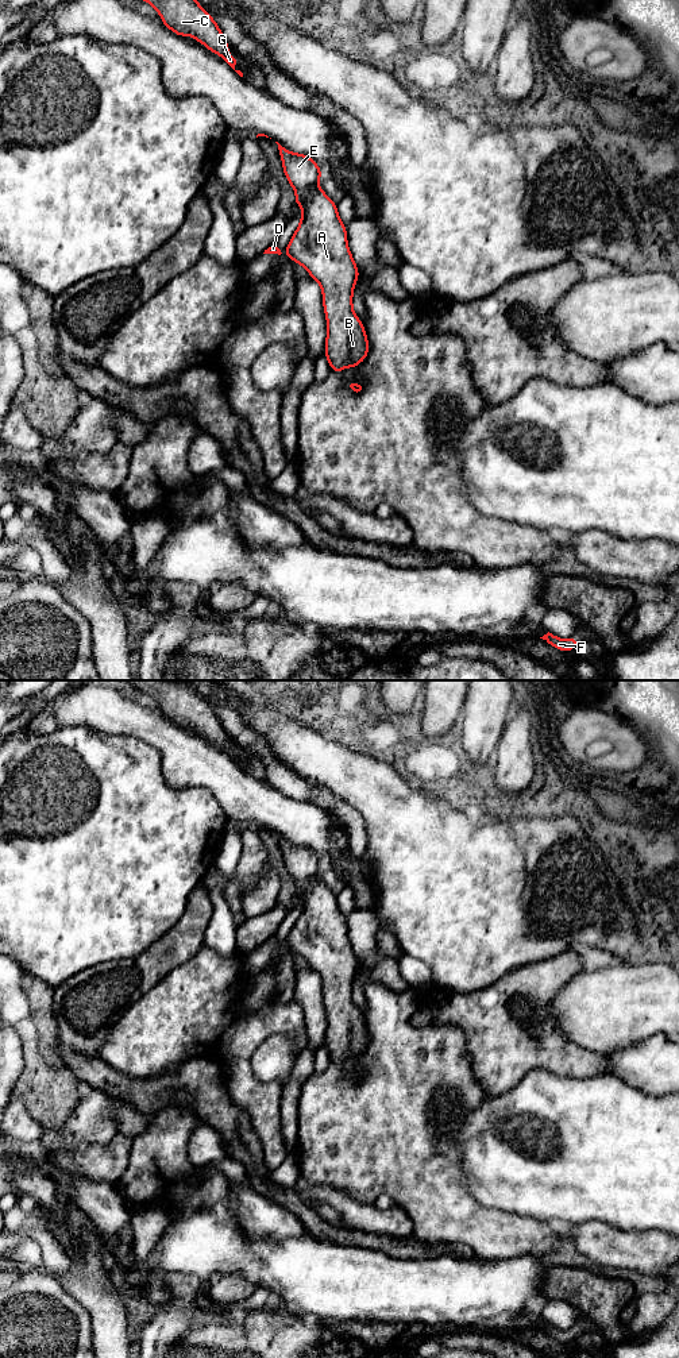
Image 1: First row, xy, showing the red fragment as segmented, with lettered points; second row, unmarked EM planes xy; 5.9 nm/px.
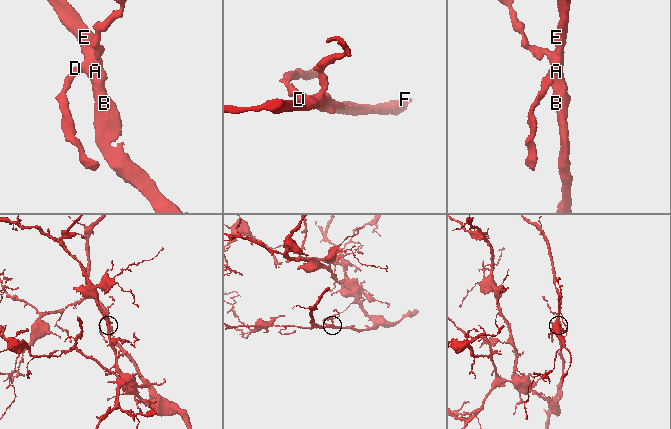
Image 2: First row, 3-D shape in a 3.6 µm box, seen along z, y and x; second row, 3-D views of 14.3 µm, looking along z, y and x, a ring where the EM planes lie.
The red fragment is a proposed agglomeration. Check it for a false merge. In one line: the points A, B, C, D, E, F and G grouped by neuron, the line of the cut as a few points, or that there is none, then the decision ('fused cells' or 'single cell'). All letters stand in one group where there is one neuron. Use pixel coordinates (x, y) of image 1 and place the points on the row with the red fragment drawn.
groups A B C D E F G; cut none; single cell

